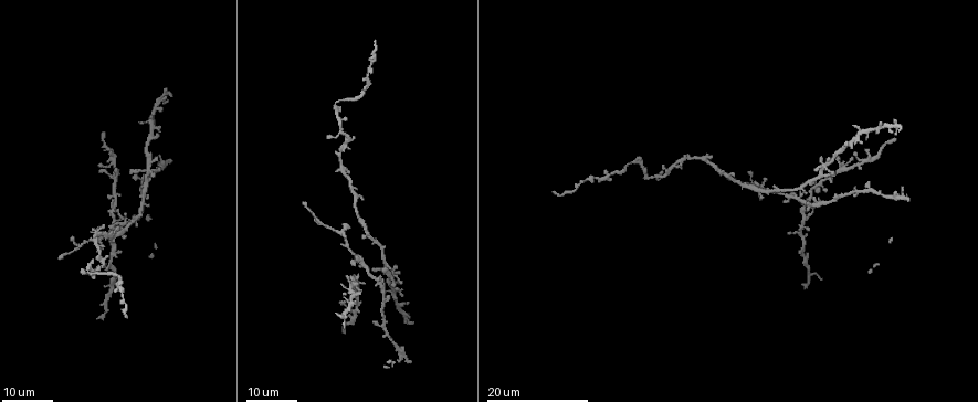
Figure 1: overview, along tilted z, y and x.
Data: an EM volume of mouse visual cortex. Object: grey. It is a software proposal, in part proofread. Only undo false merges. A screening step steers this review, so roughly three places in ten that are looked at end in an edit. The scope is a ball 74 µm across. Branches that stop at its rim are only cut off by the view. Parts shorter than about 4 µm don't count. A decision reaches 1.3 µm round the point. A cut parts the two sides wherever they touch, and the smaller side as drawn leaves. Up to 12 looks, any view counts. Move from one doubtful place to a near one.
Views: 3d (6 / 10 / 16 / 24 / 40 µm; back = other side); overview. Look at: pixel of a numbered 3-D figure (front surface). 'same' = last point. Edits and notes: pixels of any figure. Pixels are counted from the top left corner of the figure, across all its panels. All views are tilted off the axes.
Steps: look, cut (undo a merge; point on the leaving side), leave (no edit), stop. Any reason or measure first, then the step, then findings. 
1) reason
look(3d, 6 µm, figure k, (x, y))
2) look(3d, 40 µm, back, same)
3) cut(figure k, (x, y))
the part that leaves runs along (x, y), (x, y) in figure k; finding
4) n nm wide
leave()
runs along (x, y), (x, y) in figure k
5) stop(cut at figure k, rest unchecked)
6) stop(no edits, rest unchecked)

four arms meet
look(3d, 24 µm, figure 1, (801, 199))

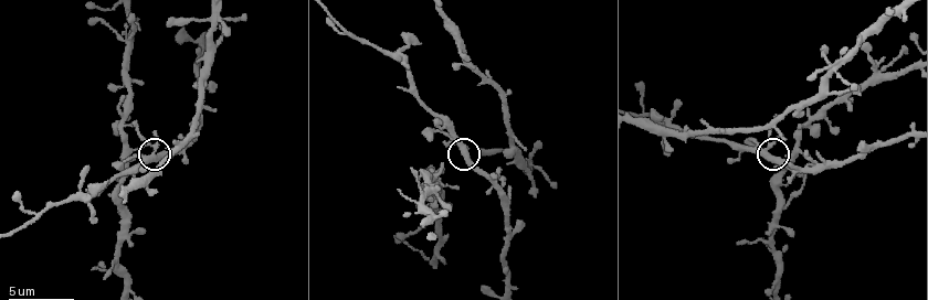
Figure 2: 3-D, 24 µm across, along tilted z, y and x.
look(3d, 10 µm, figure 2, (465, 150))

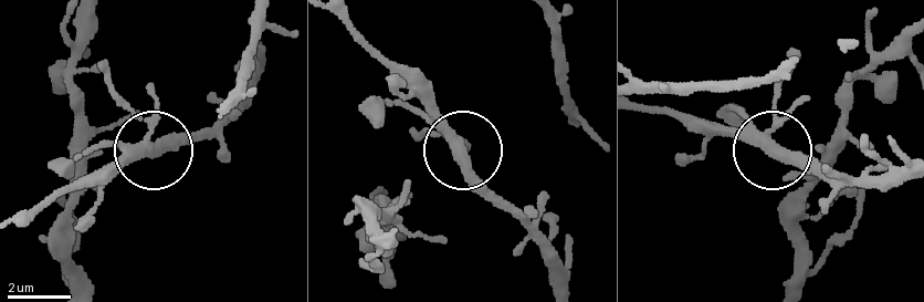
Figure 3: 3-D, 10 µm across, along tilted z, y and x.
look(3d, 6 µm, figure 3, (459, 149))

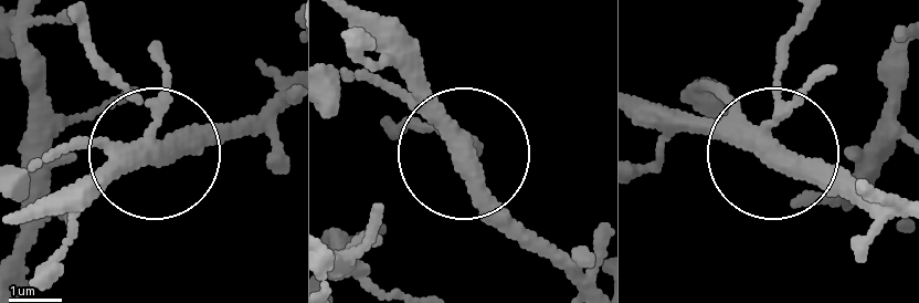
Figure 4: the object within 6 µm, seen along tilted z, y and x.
leave()
runs along (25, 210), (149, 147), (240, 125) in figure 4; continuous, no second cell

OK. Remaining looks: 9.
small branch off a trunk
look(3d, 10 µm, figure 2, (122, 38))

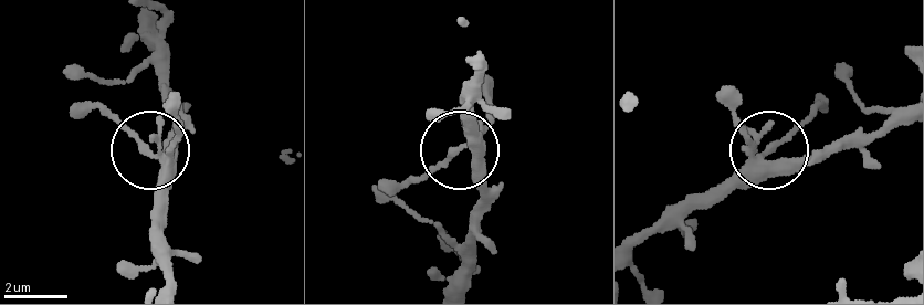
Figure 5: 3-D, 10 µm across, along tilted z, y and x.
leave()
continuous, no second cell

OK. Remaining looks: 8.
four or more arms meet
look(3d, 10 µm, figure 2, (124, 120))

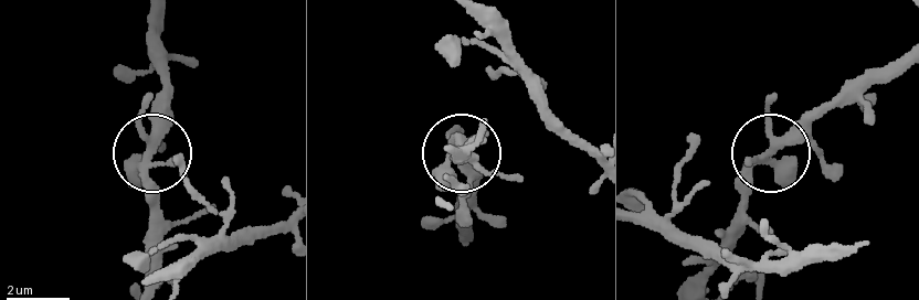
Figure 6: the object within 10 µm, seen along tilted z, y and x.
leave()
runs along (636, 218), (673, 209), (693, 150), (751, 160), (825, 107) in figure 6; continuous, no second cell

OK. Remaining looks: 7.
look(3d, 6 µm, figure 2, (209, 18))

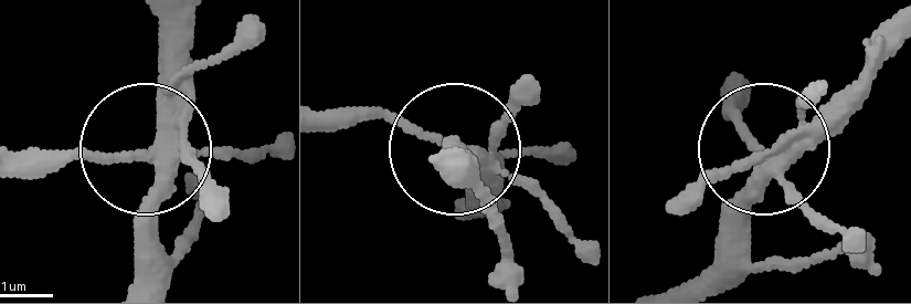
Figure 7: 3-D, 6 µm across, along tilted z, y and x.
leave()
runs along (680, 284), (714, 252), (723, 203), (759, 146), (727, 96) in figure 7; one cell here

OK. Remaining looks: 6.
four arms meet
look(3d, 24 µm, figure 1, (101, 261))

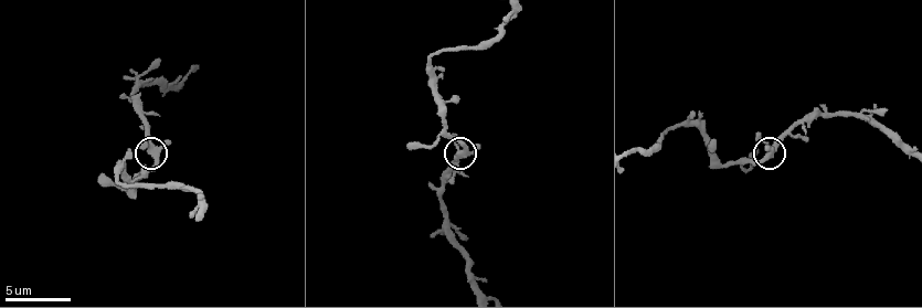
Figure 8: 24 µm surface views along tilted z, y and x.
look(3d, 10 µm, figure 8, (464, 151))

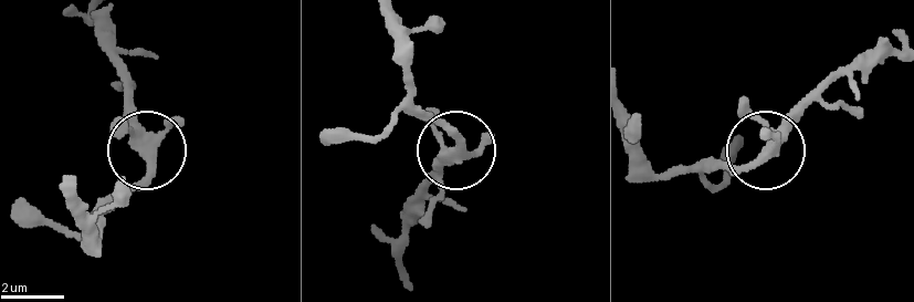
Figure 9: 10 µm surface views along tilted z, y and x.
from behind
look(3d, 10 µm, back, figure 9, (763, 156))

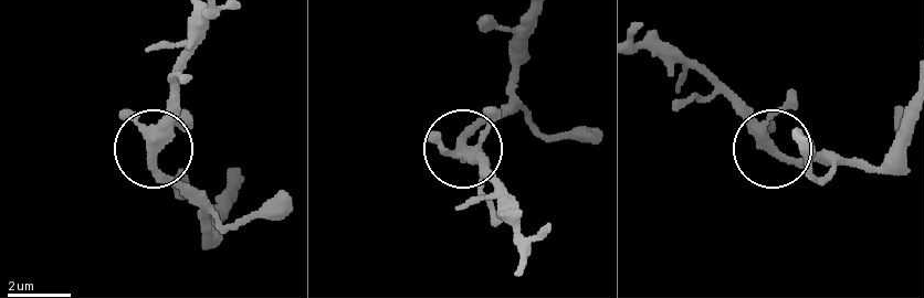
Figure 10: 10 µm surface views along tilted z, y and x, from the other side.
4 arms
leave()
runs along (642, 44), (682, 52), (770, 142), (822, 163) in figure 10; continuous, no second cell

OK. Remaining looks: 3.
stop(no edits, rest unchecked)

